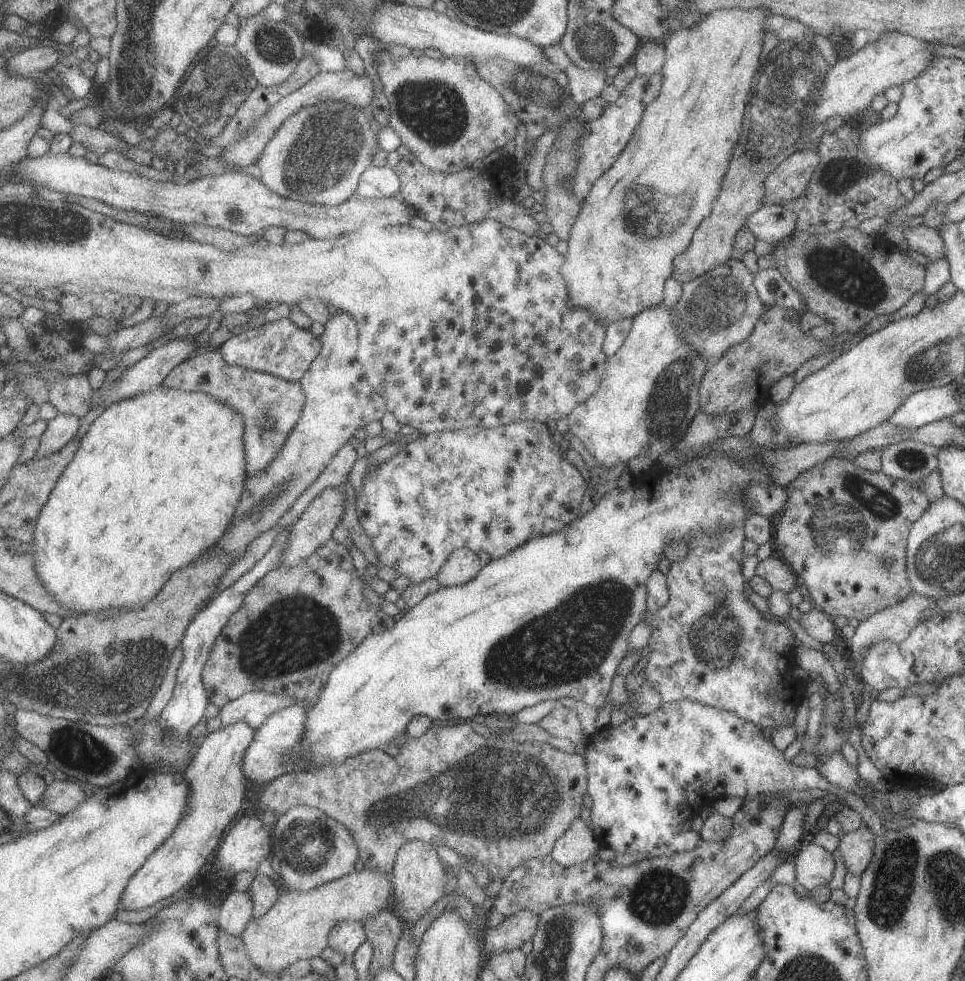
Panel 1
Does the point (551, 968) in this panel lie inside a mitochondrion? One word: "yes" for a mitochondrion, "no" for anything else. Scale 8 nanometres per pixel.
yes

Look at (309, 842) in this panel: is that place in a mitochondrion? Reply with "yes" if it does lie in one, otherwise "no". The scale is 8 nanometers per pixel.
yes

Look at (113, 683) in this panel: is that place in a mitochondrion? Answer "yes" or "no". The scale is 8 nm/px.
yes

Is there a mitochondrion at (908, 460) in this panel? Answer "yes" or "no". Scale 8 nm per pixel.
yes

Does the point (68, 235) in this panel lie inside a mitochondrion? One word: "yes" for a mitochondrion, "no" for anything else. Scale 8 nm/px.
yes

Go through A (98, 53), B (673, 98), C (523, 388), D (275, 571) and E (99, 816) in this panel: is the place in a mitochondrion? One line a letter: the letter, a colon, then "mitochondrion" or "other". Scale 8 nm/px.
A: other
B: other
C: other
D: other
E: other

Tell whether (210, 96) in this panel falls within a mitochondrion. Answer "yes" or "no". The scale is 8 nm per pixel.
yes

